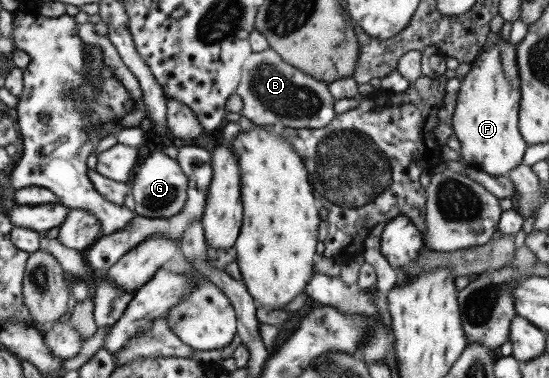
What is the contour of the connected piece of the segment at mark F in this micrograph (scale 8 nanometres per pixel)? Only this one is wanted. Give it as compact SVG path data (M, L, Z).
M497 39L487 49L477 52L470 62L471 69L462 78L459 92L451 117L451 129L461 145L460 158L479 168L479 170L493 176L508 175L511 169L522 163L522 155L526 144L518 131L519 86L518 66L515 57L516 45L511 45L507 39Z

